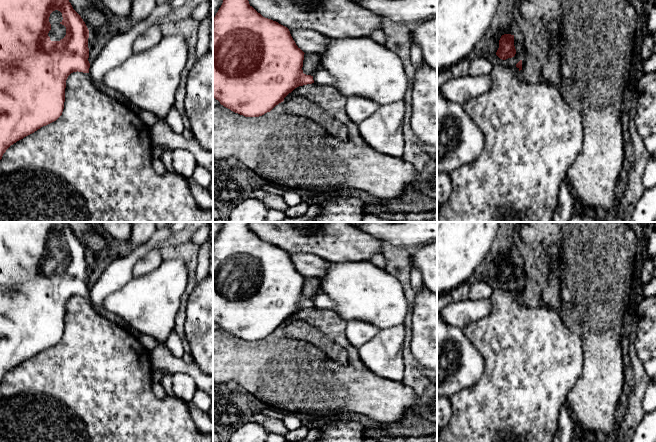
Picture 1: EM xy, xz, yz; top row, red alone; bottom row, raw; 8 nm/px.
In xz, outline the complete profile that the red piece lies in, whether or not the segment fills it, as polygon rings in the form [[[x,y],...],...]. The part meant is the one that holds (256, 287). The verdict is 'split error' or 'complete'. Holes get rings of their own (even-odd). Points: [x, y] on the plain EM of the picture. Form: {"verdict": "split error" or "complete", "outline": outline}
{"verdict": "complete", "outline": [[[224,222],[221,231],[213,243],[213,321],[224,331],[245,341],[262,340],[283,326],[284,322],[295,312],[314,307],[313,300],[303,297],[304,278],[296,269],[289,253],[276,245],[263,241],[249,228],[248,222]]]}

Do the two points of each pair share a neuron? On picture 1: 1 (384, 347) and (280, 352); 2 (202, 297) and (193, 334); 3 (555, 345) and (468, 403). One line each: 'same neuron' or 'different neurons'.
1: different neurons
2: same neuron
3: same neuron

